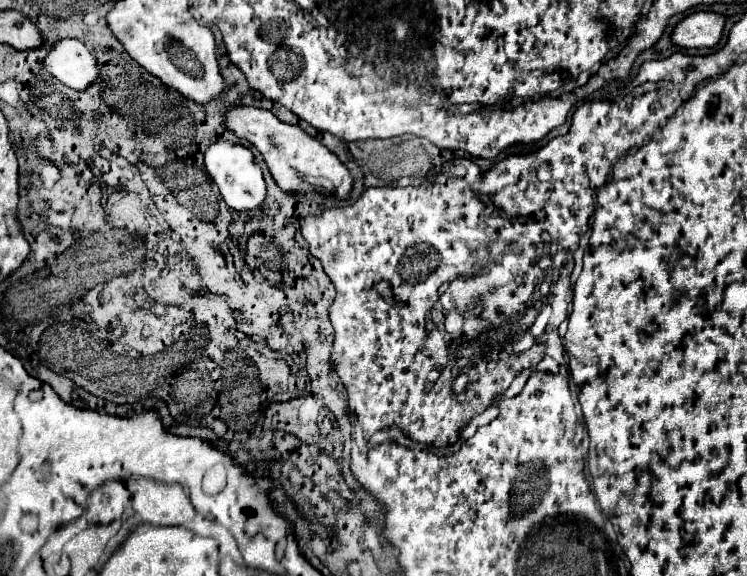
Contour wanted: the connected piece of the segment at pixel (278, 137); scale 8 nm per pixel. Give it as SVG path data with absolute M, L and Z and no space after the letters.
M234 107L226 113L226 127L238 137L248 139L262 155L264 161L276 179L278 187L286 193L322 193L338 195L338 199L348 199L354 187L354 177L348 167L318 139L308 135L298 125L282 123L266 109L256 107Z

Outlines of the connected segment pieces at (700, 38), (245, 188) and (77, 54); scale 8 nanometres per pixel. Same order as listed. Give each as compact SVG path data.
M698 11L688 15L682 23L676 25L672 41L686 49L714 47L722 39L726 17L710 11Z
M216 141L208 147L204 155L204 165L214 183L220 187L224 201L236 211L248 211L262 207L266 199L266 181L262 177L260 165L254 161L254 155L248 147L232 141Z
M62 39L48 53L46 71L72 89L86 89L98 79L98 61L78 39Z

